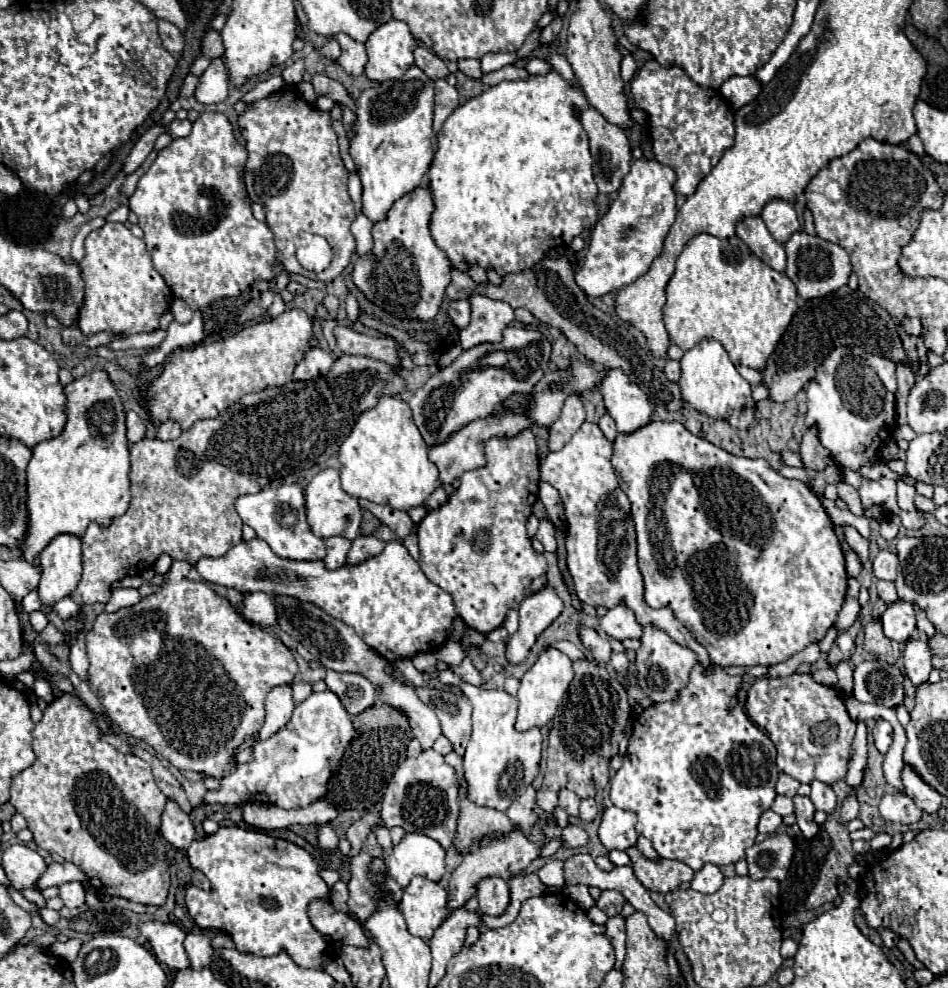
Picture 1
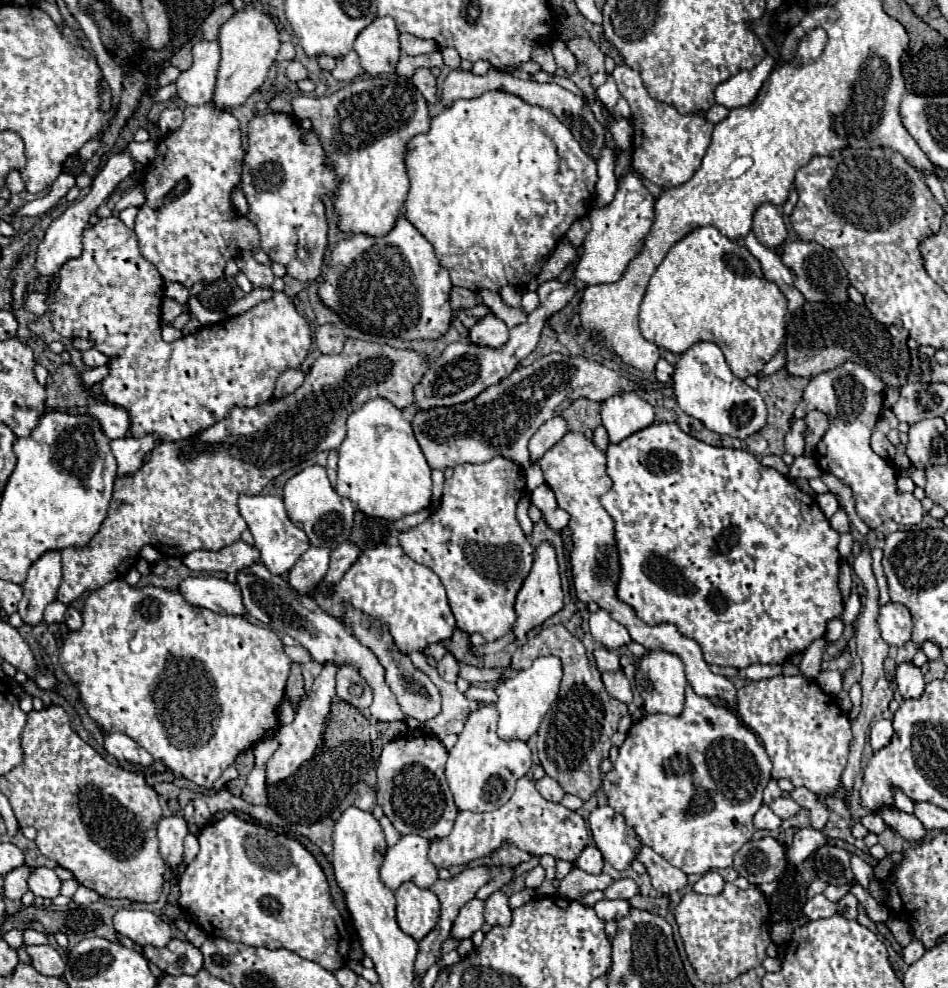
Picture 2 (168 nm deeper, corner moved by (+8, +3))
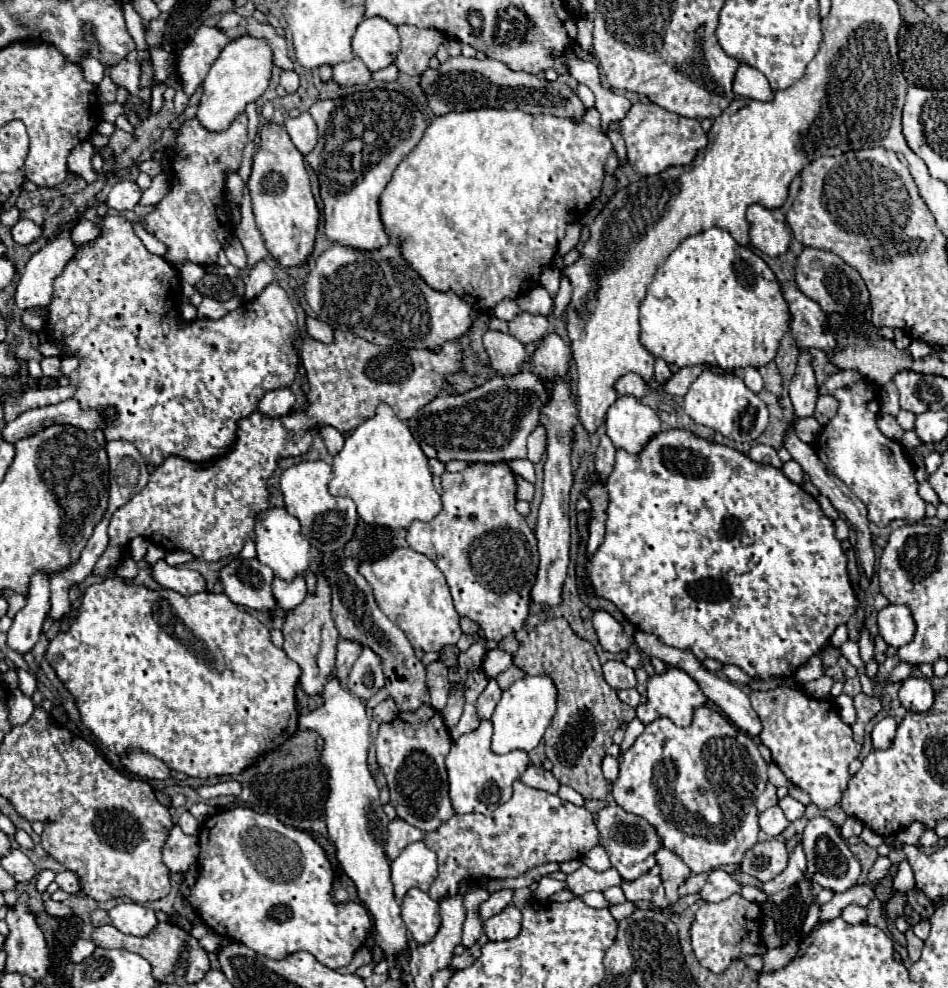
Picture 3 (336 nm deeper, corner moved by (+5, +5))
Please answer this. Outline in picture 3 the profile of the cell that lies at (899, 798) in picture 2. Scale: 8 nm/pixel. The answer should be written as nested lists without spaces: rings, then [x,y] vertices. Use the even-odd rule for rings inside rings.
[[[914,821],[910,827],[906,827],[906,831],[900,831],[894,837],[892,849],[902,849],[902,845],[918,845],[918,839],[920,839],[922,833],[924,833],[924,825]]]

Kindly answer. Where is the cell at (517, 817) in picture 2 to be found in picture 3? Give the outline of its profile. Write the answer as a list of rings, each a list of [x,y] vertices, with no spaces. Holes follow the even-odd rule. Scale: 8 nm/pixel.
[[[518,779],[512,785],[512,797],[492,815],[454,815],[436,831],[426,833],[424,843],[438,855],[438,877],[428,895],[440,903],[446,895],[458,895],[462,881],[520,877],[538,865],[582,859],[586,851],[598,845],[598,829],[594,815],[586,807],[576,807]]]

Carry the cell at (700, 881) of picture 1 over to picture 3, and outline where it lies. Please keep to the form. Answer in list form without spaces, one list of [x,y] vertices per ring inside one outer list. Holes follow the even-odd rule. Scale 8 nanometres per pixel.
[[[716,869],[716,871],[710,871],[710,875],[698,895],[700,895],[700,899],[704,899],[708,903],[720,903],[734,893],[740,893],[740,883],[736,883],[726,871]]]

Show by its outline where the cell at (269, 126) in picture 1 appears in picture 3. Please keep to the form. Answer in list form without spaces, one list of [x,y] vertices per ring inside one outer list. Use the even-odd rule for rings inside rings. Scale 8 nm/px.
[[[268,123],[262,127],[260,137],[262,143],[258,153],[254,155],[252,175],[248,181],[254,219],[270,255],[282,267],[296,267],[302,265],[314,249],[320,213],[310,191],[310,179],[304,167],[304,157],[290,141],[286,129],[276,123]]]

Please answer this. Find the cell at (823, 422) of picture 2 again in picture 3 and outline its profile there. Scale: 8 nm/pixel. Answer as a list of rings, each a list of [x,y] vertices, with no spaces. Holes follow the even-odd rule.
[[[820,395],[814,417],[818,419],[820,425],[826,425],[836,415],[836,409],[838,409],[838,401],[832,395]]]

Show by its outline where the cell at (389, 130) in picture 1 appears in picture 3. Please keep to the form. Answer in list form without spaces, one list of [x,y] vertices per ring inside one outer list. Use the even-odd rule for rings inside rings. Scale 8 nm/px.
[[[358,91],[310,107],[318,125],[318,145],[306,155],[320,181],[324,203],[324,235],[338,245],[376,251],[390,243],[380,221],[378,197],[390,183],[398,163],[418,145],[428,123],[410,99],[396,91]]]

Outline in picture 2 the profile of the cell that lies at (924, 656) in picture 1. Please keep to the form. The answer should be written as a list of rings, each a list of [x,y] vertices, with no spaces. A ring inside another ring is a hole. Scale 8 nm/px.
[[[903,661],[897,667],[897,689],[903,695],[903,699],[915,699],[923,693],[925,689],[923,673],[911,661]]]

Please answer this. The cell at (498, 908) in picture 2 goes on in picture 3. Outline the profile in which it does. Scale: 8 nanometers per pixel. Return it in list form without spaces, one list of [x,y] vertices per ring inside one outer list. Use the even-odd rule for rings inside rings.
[[[510,905],[506,911],[492,915],[490,919],[482,921],[484,925],[484,935],[490,941],[504,941],[504,939],[514,939],[518,935],[518,931],[522,923],[522,913],[520,909],[516,909],[514,905]]]

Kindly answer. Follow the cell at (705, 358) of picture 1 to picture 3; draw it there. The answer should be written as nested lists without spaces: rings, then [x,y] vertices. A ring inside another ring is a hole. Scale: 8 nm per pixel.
[[[704,369],[702,375],[690,385],[688,393],[684,395],[684,411],[686,415],[700,423],[706,425],[718,433],[722,433],[728,439],[734,439],[736,443],[750,443],[756,441],[762,431],[768,425],[768,409],[766,403],[752,393],[740,375],[716,375],[710,369]]]

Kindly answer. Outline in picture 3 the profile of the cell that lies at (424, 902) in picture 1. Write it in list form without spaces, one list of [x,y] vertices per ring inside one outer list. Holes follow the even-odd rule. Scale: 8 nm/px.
[[[410,889],[402,901],[402,921],[418,945],[430,943],[440,927],[438,903],[420,889]]]

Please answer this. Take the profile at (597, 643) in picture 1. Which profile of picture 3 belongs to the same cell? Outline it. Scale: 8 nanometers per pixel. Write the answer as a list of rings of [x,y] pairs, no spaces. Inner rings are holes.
[[[606,661],[602,665],[604,679],[614,689],[634,689],[636,687],[636,675],[634,669],[626,667],[622,661]]]

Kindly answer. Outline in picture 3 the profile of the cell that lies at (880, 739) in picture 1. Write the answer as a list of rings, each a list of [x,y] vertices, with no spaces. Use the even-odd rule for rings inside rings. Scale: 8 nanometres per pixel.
[[[886,717],[882,721],[878,721],[872,729],[872,743],[874,743],[874,749],[888,749],[894,741],[894,735],[896,735],[896,719],[894,717]]]

